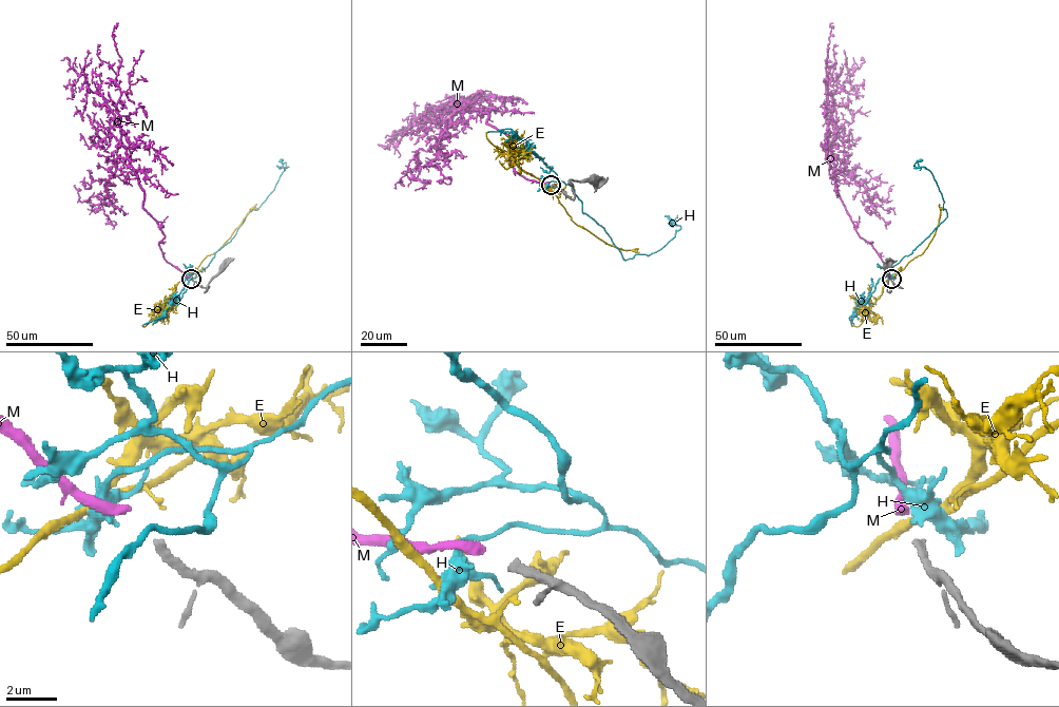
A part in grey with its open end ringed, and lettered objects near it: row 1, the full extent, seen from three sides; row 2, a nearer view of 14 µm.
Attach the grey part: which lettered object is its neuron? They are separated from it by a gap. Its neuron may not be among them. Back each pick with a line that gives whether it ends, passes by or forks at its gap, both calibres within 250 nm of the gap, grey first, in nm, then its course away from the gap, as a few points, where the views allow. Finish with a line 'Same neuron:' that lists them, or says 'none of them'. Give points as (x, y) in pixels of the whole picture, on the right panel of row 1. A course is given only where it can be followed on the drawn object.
M: It ends there. Thickness 320 nm (grey) against 360 nm. Its course: (889, 276), (873, 246), (859, 236), (835, 183), (826, 115), (831, 79), (827, 54), (832, 22)
Same neuron: M

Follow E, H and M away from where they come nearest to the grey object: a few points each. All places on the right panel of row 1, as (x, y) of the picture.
E: (893, 276), (928, 246), (939, 223), (939, 204)
H: (891, 278), (888, 273), (891, 268), (910, 253), (947, 216), (931, 173), (918, 163), (922, 159)
M: (889, 276), (873, 246), (859, 236), (835, 183), (826, 115), (831, 79), (827, 54), (832, 22)

